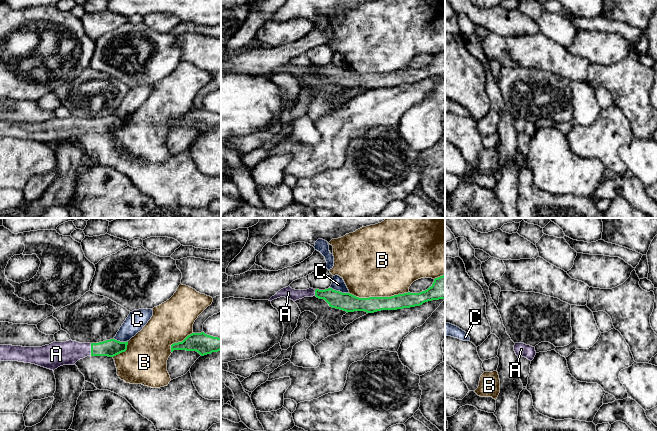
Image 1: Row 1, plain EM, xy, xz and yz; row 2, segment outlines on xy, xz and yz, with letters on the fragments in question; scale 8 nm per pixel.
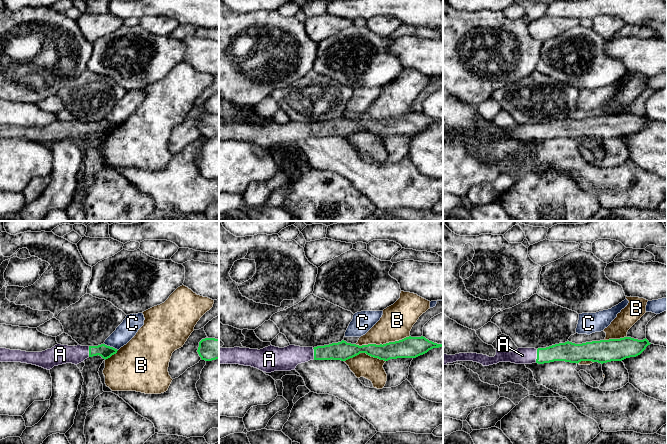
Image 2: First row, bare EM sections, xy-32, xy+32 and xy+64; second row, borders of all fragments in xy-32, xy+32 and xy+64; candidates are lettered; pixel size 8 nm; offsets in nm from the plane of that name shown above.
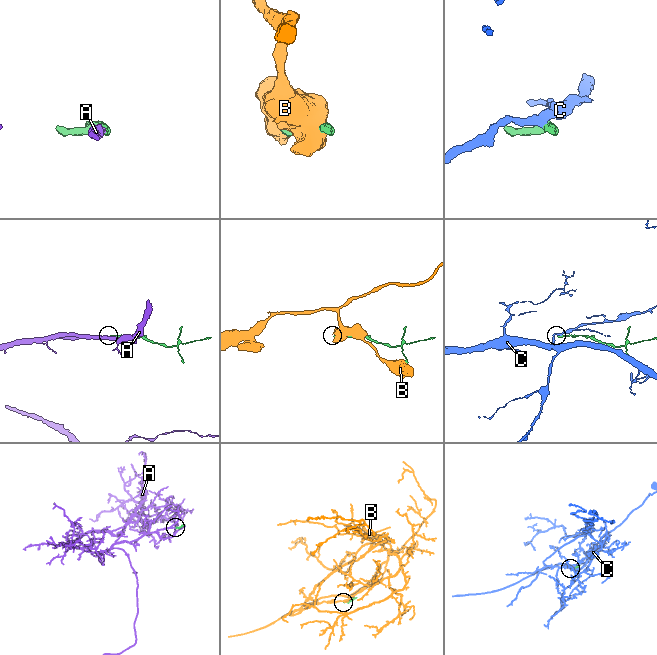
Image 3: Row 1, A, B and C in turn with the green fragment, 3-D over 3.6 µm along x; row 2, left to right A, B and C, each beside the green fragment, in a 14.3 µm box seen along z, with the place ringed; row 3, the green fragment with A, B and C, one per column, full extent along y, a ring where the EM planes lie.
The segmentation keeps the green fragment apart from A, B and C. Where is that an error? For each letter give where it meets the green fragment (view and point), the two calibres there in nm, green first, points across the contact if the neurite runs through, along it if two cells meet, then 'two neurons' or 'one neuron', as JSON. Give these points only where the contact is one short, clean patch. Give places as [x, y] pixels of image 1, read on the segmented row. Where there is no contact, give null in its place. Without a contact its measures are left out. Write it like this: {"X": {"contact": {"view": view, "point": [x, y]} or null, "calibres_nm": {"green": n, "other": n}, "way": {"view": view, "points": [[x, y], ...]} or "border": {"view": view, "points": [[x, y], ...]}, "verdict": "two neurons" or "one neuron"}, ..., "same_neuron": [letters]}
{"A": {"contact": {"view": "xy", "point": [91, 349]}, "calibres_nm": {"green": 140, "other": 190}, "way": {"view": "xy", "points": [[112, 347], [91, 349], [61, 353]]}, "verdict": "one neuron"}, "B": {"contact": {"view": "xz", "point": [378, 297]}, "calibres_nm": {"green": 140, "other": 500}, "verdict": "two neurons"}, "C": {"contact": {"view": "xz", "point": [339, 291]}, "calibres_nm": {"green": 150, "other": 110}, "border": {"view": "xz", "points": [[330, 287], [348, 293]]}, "verdict": "two neurons"}, "same_neuron": ["A"]}

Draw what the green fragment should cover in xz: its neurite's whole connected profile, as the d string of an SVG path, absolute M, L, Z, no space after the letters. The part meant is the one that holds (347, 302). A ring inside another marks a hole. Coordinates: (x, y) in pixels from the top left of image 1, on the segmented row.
M445 275L435 278L432 286L420 293L408 292L391 297L359 298L350 293L342 293L332 288L325 290L314 290L312 288L295 290L288 286L278 291L269 301L280 297L296 301L304 297L313 296L324 299L330 307L346 311L347 313L354 311L374 313L381 310L410 308L420 306L428 301L445 299Z

